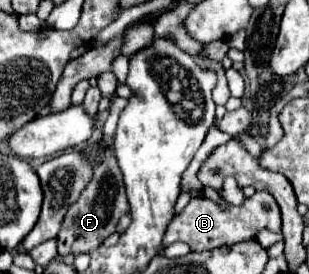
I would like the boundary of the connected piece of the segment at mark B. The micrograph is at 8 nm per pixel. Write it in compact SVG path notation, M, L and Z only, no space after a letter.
M255 192L253 196L245 198L241 206L227 204L227 208L221 208L221 204L215 200L197 196L191 198L191 202L183 208L183 212L169 224L165 234L165 246L173 244L175 240L181 240L189 244L193 252L203 252L203 250L213 250L213 248L233 246L237 242L253 240L257 232L263 228L271 232L281 232L281 212L277 208L275 198L269 192Z

